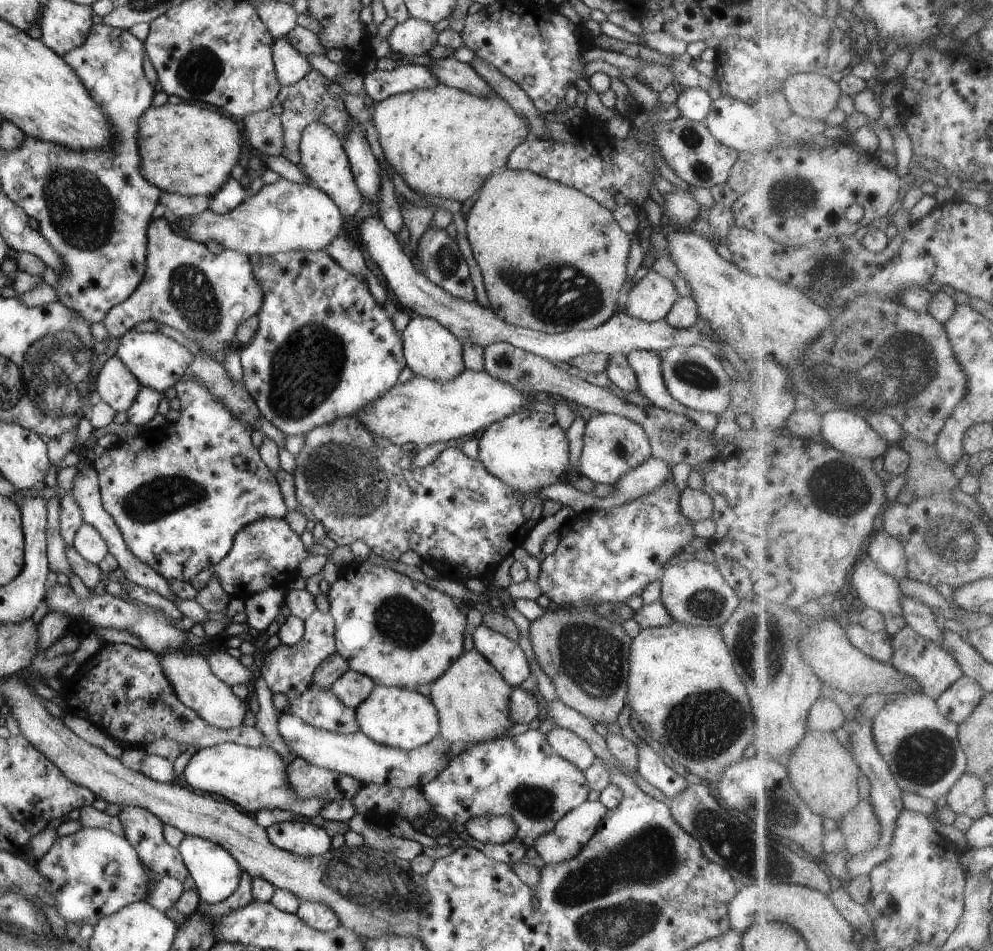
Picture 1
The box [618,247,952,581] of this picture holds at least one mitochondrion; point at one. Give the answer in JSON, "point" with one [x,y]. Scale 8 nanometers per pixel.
{"point":[906,364]}

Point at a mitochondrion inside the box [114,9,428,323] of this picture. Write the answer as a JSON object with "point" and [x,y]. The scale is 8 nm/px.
{"point":[199,68]}

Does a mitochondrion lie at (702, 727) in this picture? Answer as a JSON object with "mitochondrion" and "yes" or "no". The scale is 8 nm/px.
{"mitochondrion":"yes"}

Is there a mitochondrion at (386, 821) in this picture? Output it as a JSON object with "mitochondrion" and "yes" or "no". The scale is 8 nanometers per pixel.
{"mitochondrion":"no"}

